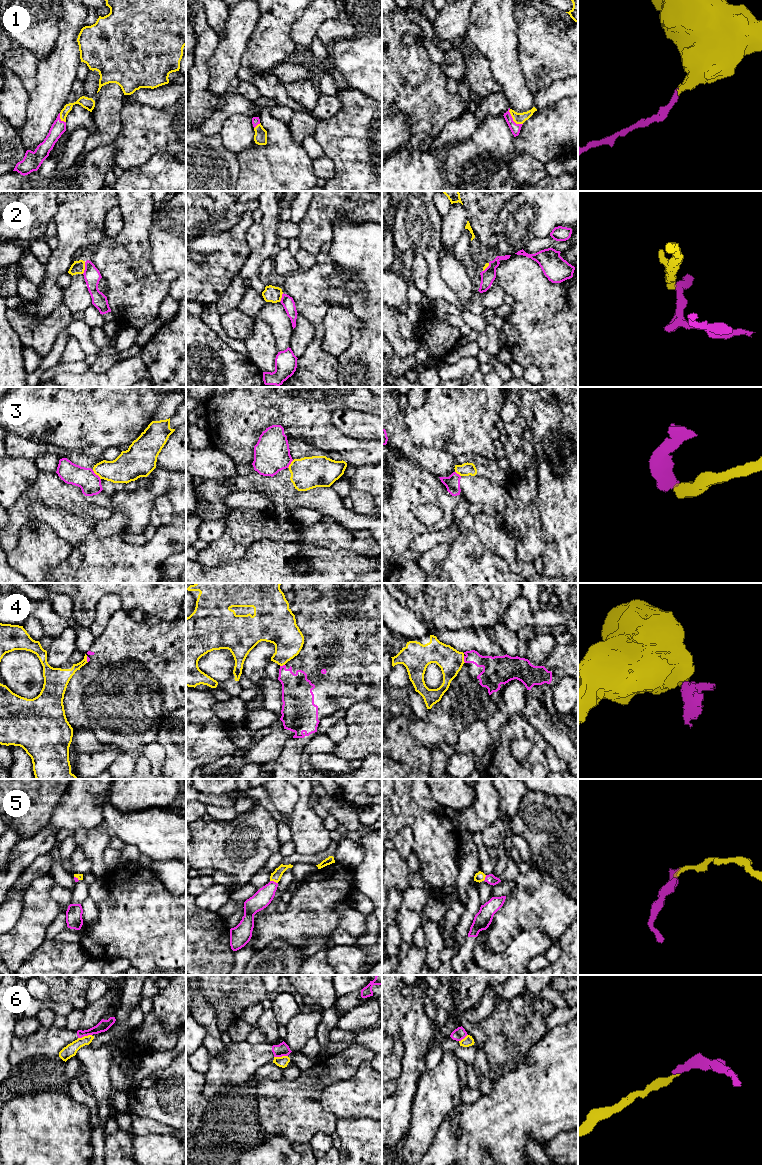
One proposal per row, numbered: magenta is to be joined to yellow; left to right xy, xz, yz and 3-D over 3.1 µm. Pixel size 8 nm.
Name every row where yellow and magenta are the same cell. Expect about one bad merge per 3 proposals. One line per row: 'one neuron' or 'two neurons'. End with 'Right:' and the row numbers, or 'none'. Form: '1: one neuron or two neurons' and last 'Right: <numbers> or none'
1: one neuron
2: two neurons
3: two neurons
4: two neurons
5: one neuron
6: two neurons
Right: 1, 5

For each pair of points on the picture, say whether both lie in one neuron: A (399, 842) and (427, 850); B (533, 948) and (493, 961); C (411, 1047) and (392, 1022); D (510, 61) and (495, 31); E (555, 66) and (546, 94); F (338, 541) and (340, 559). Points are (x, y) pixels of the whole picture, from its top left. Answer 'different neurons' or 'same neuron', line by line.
A: different neurons
B: same neuron
C: different neurons
D: same neuron
E: different neurons
F: different neurons

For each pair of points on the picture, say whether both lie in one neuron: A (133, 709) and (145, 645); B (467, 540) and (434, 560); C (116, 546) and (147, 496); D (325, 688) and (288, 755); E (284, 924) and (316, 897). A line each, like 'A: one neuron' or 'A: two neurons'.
A: one neuron
B: two neurons
C: two neurons
D: one neuron
E: one neuron

